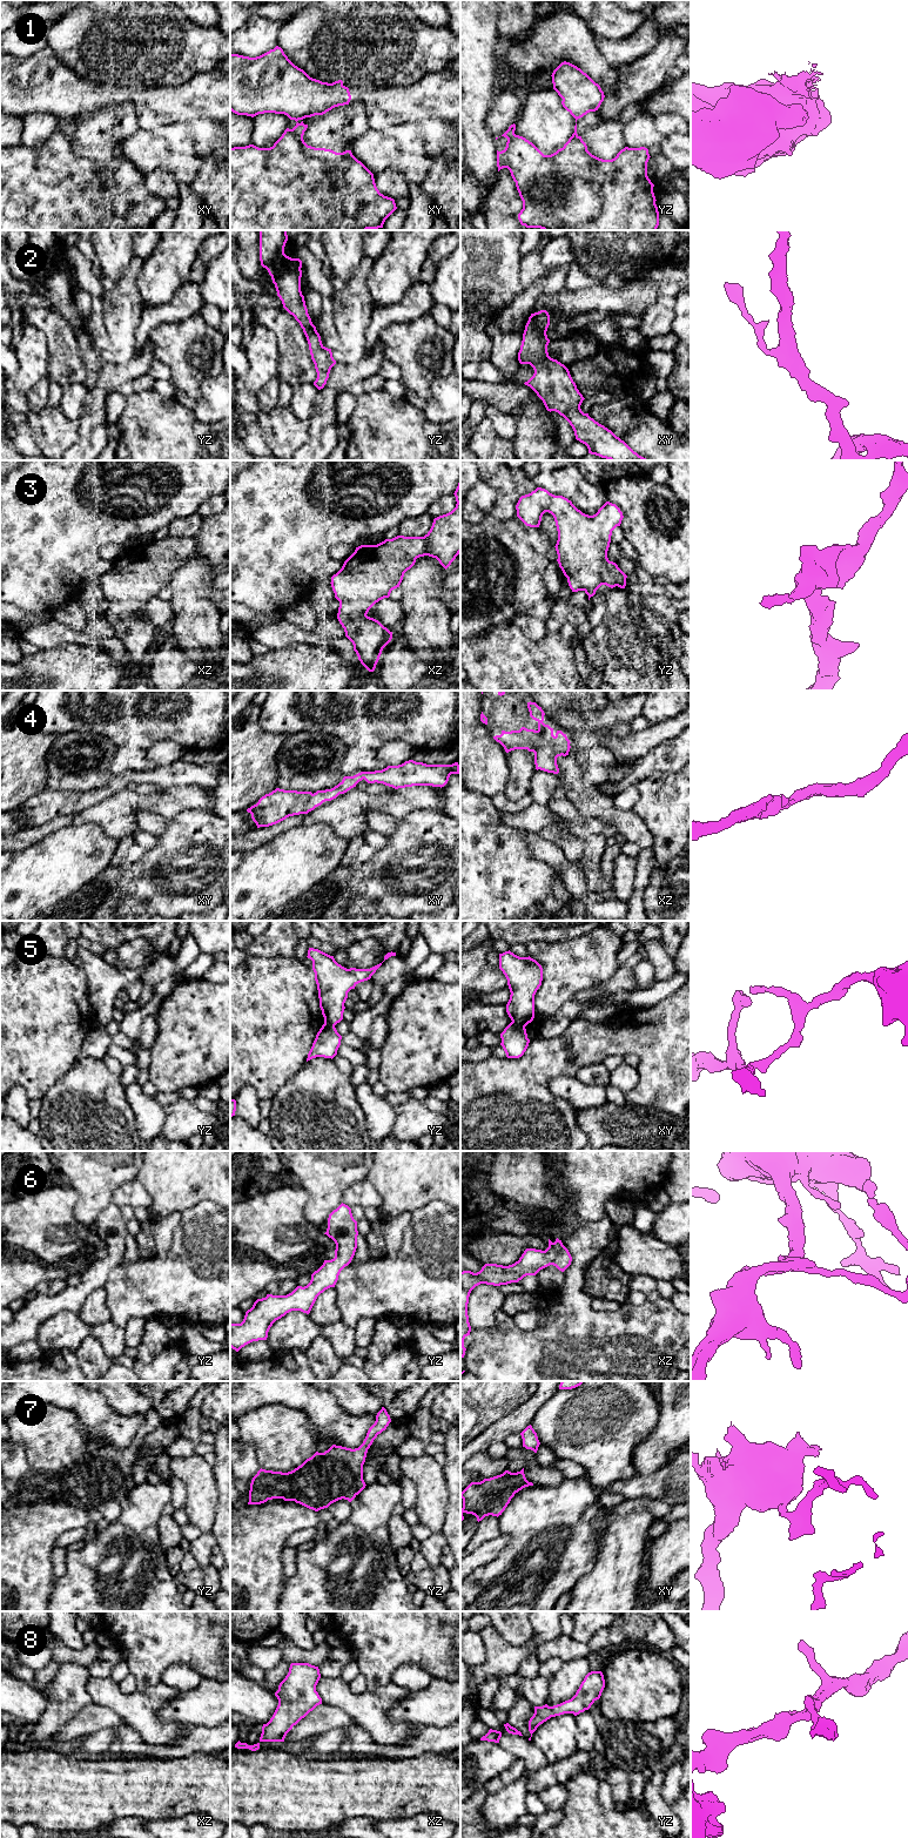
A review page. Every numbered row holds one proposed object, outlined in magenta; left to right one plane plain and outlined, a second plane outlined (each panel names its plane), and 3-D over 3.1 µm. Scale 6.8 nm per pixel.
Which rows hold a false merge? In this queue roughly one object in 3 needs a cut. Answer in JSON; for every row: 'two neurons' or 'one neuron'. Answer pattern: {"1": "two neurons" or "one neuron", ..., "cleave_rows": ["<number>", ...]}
{"1": "two neurons", "2": "one neuron", "3": "one neuron", "4": "one neuron", "5": "two neurons", "6": "one neuron", "7": "one neuron", "8": "one neuron", "cleave_rows": ["1", "5"]}

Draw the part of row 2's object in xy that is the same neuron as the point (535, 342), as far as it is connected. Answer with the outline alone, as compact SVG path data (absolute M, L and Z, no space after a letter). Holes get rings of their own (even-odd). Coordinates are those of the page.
M546 310L531 314L525 325L518 361L520 364L530 364L534 373L524 384L537 393L547 411L558 412L570 423L576 439L587 446L588 453L610 460L648 460L581 411L580 405L585 398L569 369L549 356L549 325L550 315Z

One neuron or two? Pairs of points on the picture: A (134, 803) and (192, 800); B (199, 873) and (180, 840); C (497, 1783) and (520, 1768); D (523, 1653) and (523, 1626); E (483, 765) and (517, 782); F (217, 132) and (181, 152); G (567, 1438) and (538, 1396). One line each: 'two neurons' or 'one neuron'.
A: one neuron
B: one neuron
C: one neuron
D: two neurons
E: two neurons
F: one neuron
G: two neurons

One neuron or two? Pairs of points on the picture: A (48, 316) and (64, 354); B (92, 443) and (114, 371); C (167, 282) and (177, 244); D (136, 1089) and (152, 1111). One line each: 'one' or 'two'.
A: one
B: one
C: one
D: one

